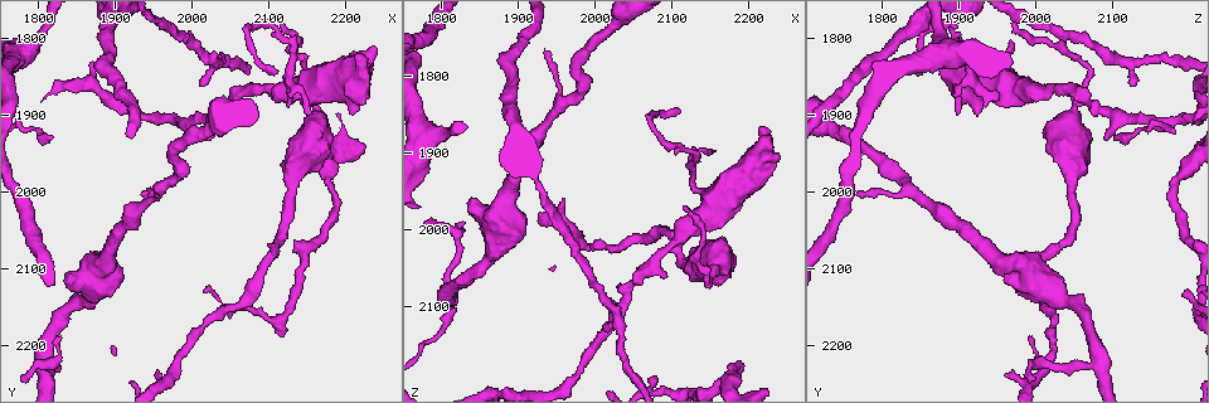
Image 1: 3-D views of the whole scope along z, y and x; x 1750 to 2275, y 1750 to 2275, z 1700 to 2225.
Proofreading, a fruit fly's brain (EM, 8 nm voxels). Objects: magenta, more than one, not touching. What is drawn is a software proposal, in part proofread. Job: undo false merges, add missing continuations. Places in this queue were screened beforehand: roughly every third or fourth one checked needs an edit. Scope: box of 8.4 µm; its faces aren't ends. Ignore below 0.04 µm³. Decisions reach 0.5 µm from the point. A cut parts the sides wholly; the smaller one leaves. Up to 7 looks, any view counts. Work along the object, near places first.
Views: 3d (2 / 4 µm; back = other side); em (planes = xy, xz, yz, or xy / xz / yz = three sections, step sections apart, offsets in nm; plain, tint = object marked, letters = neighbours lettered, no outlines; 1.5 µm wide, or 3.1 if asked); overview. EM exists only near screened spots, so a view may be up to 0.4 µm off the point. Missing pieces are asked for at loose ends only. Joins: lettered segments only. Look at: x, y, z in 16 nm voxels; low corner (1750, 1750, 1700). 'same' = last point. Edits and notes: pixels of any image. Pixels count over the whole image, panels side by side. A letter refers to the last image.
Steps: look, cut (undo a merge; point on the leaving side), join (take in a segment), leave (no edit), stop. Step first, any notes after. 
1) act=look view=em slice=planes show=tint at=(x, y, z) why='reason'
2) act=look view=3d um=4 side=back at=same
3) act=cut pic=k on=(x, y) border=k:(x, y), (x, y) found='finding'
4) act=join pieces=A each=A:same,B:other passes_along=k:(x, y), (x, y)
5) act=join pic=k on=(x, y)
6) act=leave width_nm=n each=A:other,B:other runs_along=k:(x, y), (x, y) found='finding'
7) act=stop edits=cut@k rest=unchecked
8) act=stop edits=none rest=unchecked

act=look view=em slice=yz step=8 show=tint at=(1810, 2220, 2080) why='arms part here'

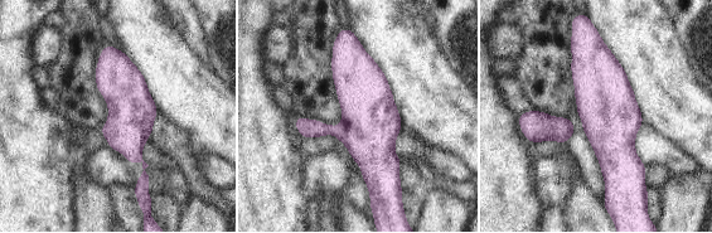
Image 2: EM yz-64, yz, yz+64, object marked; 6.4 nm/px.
act=look view=em slice=planes show=letters at=same

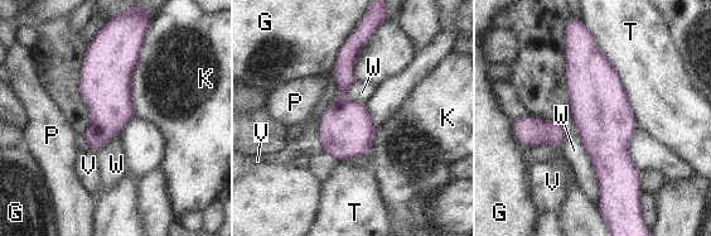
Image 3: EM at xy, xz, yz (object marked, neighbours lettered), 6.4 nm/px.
act=leave longest_contact=T:700nm each=G:other,K:other,P:other,T:other,V:other,W:other found='one neuron here'

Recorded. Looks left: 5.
act=look view=3d um=4 at=(1930, 2005, 1765) why='free end'

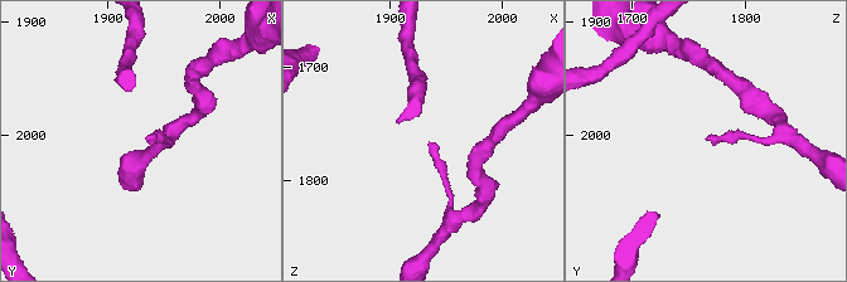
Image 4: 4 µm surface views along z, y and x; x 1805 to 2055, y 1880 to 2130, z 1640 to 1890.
act=look view=em slice=planes show=plain at=(1932, 2004, 1766)

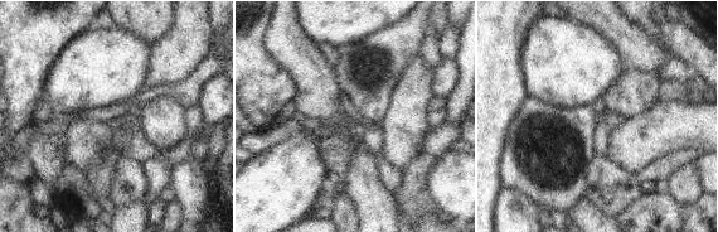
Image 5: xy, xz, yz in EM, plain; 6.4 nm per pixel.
act=look view=em slice=planes show=letters at=same why='see the neighbours'

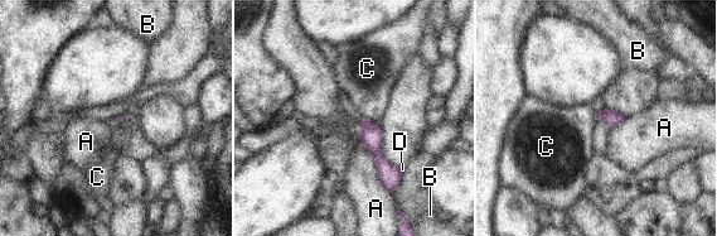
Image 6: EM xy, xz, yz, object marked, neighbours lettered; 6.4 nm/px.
act=leave each=A:other,B:other,C:other,D:other border=6:(355, 128), (379, 183), (393, 198) found='no lettered segment goes on from it'

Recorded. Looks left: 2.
act=look view=em slice=xz step=8 show=tint at=(2175, 1975, 2195) why='calibre changes'

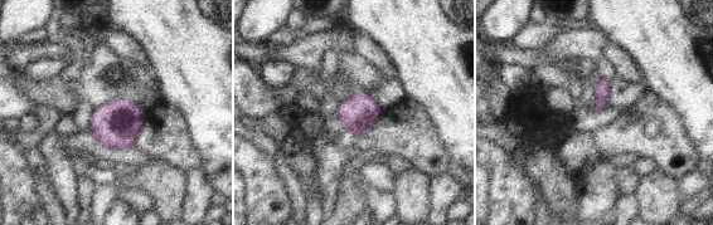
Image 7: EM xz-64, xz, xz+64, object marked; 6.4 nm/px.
act=look view=em slice=planes show=letters at=same

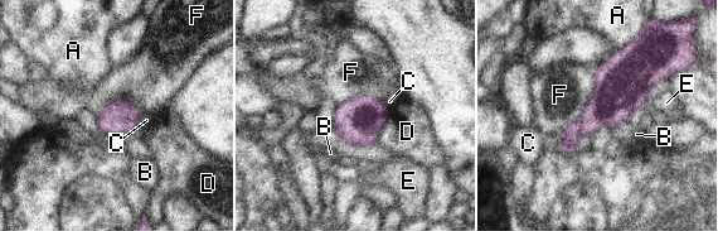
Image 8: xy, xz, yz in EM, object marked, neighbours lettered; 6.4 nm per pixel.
act=leave longest_contact=F:500nm each=A:other,B:other,C:other,D:other,E:other,F:other found='all the same neuron'

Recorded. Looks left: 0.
act=stop edits=none rest=unchecked

